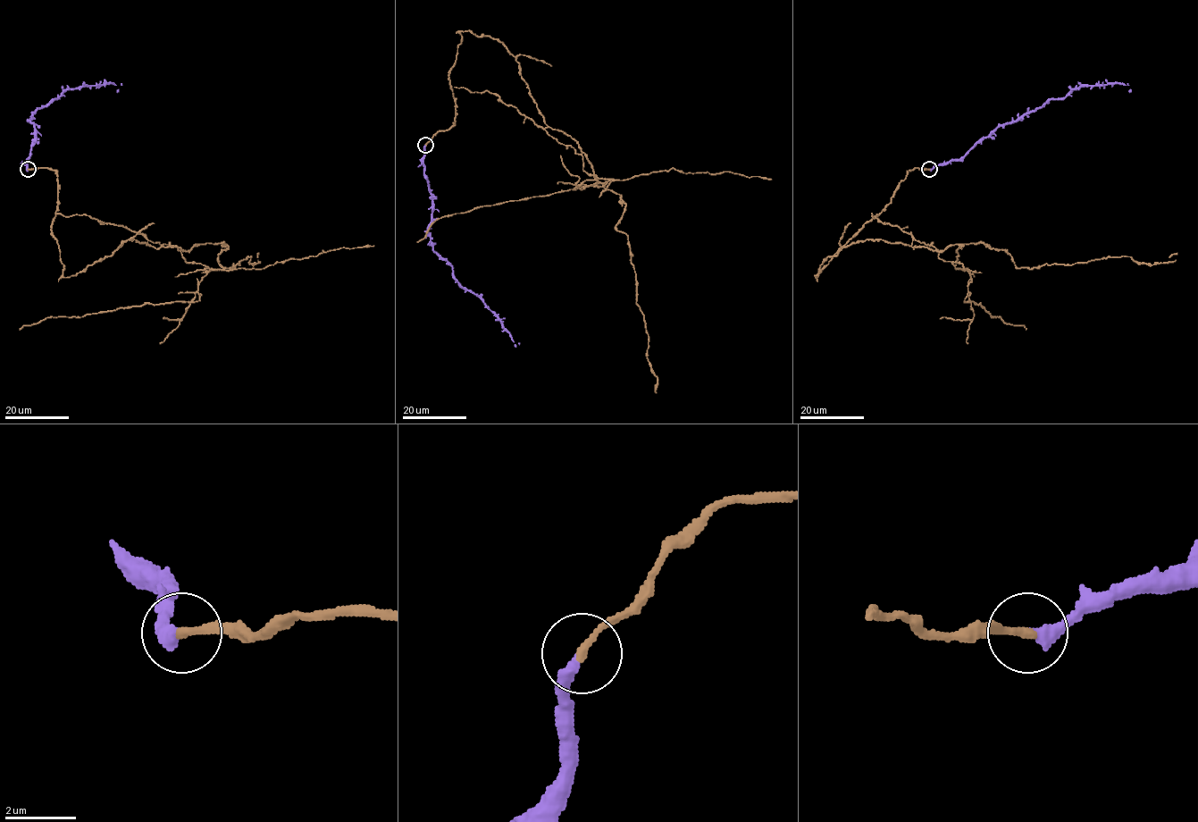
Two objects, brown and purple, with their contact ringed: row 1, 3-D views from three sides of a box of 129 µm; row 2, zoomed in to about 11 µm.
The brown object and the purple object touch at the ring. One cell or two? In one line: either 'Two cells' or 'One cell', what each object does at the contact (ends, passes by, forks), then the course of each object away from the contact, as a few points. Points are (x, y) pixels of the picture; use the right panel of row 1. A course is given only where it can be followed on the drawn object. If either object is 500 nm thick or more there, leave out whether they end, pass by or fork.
Two cells. At the ring brown ends. At the ring purple ends. Course of brown: (929, 170), (908, 171), (816, 277), (849, 245), (915, 239), (963, 264), (965, 301), (1026, 330). Course of purple: (929, 170), (959, 161), (1000, 126), (1019, 120), (1051, 99), (1062, 99), (1071, 89), (1124, 83), (1131, 91)

